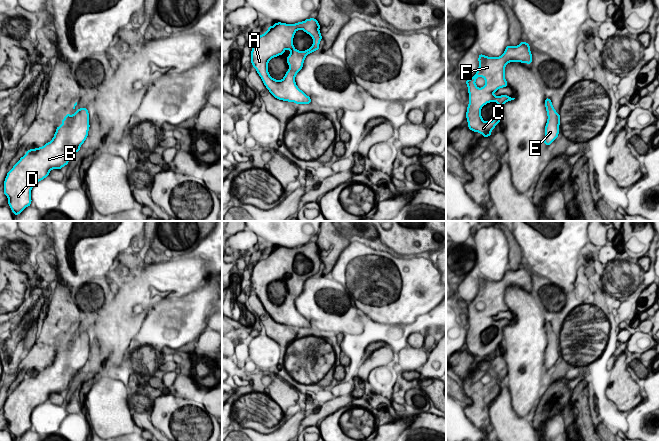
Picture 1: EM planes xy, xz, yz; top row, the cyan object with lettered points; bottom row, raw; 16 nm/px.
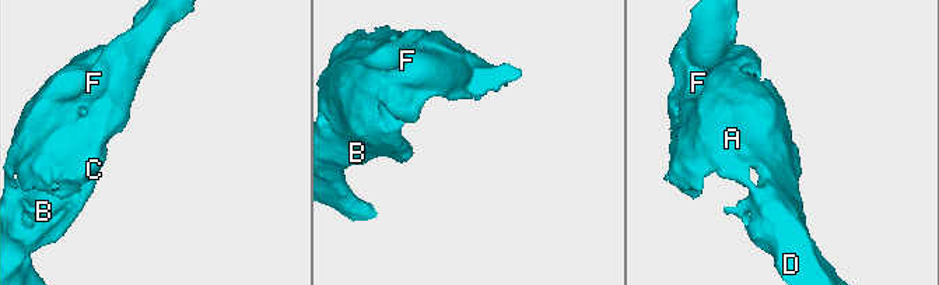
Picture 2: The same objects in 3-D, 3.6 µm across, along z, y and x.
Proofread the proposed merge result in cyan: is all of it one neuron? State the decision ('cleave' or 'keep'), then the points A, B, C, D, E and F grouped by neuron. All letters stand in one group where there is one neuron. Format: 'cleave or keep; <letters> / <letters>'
keep; A B C D E F

